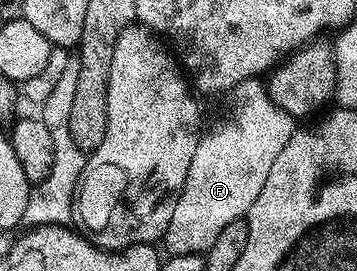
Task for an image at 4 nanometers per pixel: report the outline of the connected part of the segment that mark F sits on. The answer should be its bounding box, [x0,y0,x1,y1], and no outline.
[165,89,287,255]

